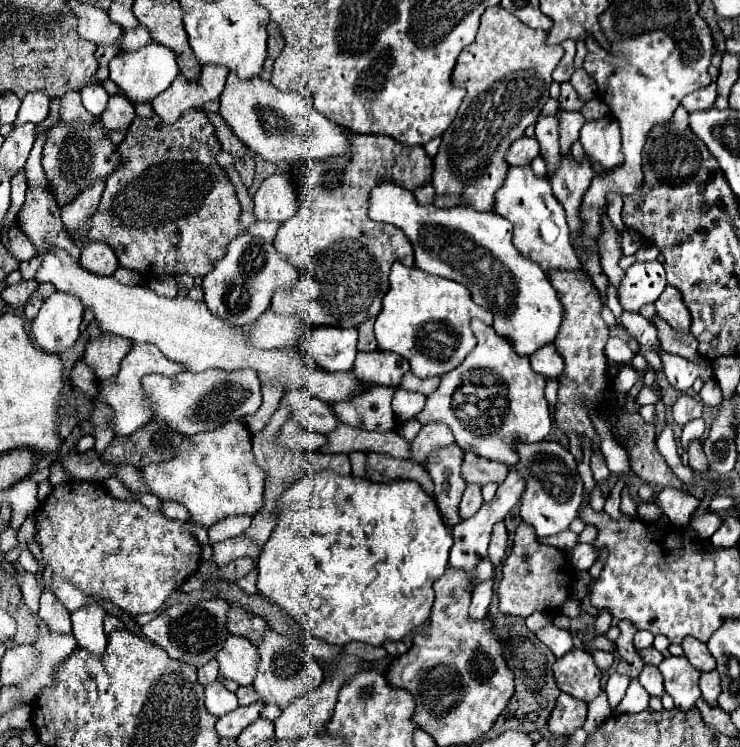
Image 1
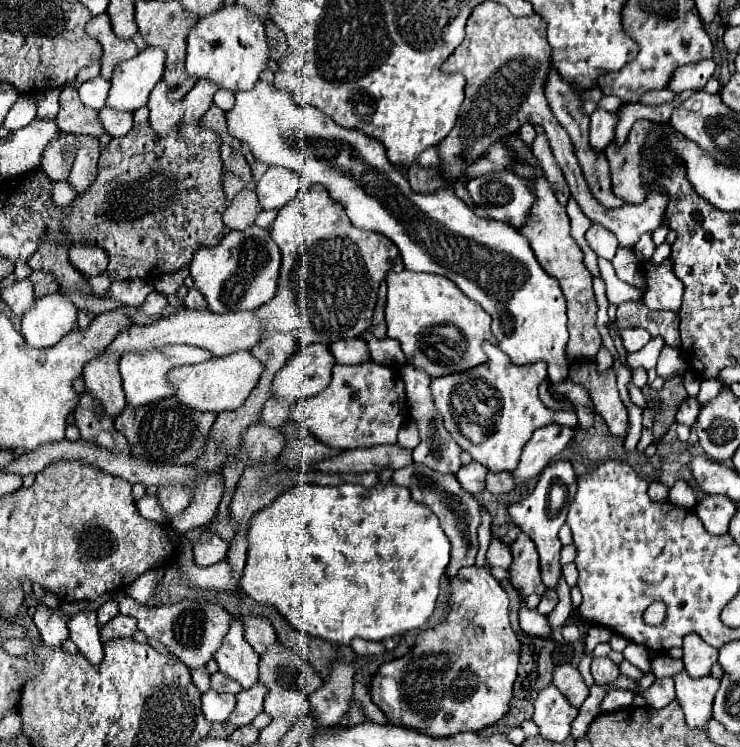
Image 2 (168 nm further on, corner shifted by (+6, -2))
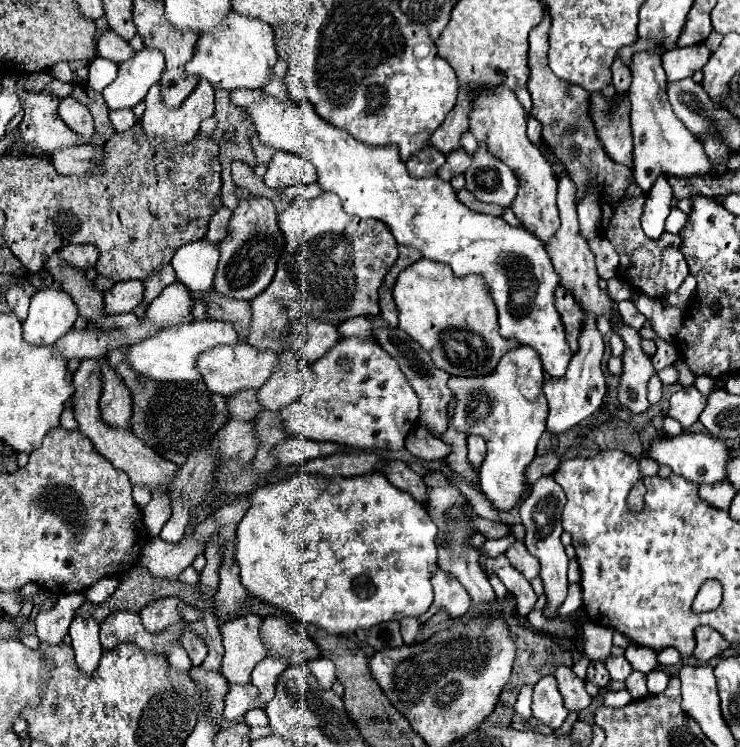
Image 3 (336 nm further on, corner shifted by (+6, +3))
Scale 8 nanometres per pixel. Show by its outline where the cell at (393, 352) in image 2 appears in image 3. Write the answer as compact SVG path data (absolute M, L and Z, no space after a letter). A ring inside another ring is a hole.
M358 317L358 319L346 321L346 323L340 327L340 333L342 333L344 337L372 339L372 337L374 337L374 323L370 323L370 321L364 319L364 317Z

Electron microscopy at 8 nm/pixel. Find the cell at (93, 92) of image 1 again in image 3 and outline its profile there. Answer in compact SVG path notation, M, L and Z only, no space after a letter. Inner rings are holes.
M96 57L90 65L90 77L88 77L88 87L94 91L102 91L106 89L114 79L116 79L116 71L118 65L112 61L104 61L102 57Z

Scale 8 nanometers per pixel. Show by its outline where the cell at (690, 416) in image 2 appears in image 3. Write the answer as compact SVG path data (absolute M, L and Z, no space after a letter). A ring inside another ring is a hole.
M694 385L680 389L678 393L674 393L670 397L670 409L668 409L668 417L676 419L682 423L684 429L688 429L690 425L694 425L698 421L698 415L702 413L706 405L706 395L702 395Z

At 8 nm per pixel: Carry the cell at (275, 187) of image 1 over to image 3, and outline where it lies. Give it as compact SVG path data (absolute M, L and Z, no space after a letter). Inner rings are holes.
M276 151L262 179L270 189L286 189L290 185L310 185L316 181L316 169L312 169L312 163L304 161L304 157Z

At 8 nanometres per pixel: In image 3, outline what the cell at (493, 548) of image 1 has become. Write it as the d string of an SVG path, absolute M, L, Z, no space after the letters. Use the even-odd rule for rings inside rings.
M520 541L512 543L504 555L508 557L508 561L510 561L520 573L524 573L526 579L532 581L534 577L538 577L538 573L540 573L540 565L538 565L536 557L528 553L528 549L526 549L524 543L520 543Z

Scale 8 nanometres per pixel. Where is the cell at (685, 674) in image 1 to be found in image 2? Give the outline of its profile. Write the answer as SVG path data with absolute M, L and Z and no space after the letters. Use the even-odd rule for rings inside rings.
M682 670L680 674L674 676L674 682L676 682L676 700L680 702L686 714L686 724L690 728L706 730L712 718L712 702L720 680L710 676L690 678L688 672Z

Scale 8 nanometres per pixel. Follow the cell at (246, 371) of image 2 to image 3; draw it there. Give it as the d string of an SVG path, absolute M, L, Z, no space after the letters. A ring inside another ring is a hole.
M236 343L236 345L220 345L204 351L196 359L196 369L202 375L202 381L206 383L208 391L222 397L232 397L242 389L260 389L268 381L276 363L278 363L276 353L254 349L248 343Z

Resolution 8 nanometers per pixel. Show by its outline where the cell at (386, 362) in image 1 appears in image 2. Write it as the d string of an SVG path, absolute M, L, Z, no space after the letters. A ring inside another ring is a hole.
M348 338L348 340L336 340L330 342L328 348L332 350L332 356L338 364L358 364L364 360L370 360L368 346L362 338Z

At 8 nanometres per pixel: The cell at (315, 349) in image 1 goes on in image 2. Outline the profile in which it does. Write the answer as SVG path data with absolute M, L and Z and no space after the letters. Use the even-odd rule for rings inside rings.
M312 344L298 350L282 370L274 374L272 394L296 404L318 394L330 384L334 358L326 344Z

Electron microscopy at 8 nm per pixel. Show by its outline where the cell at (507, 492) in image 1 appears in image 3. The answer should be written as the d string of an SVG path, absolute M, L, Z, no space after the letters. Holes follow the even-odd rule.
M586 315L586 327L580 337L580 349L572 357L568 371L564 377L548 379L544 381L544 395L548 399L548 419L546 419L546 431L550 435L560 435L574 425L582 423L586 417L596 413L602 405L602 399L606 395L606 379L602 373L602 355L604 355L604 343L602 335L596 329L596 319Z

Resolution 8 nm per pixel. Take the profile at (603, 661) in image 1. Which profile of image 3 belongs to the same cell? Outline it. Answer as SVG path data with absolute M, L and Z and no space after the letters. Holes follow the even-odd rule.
M592 661L588 667L588 681L592 681L598 687L606 687L610 683L610 673L602 661Z

